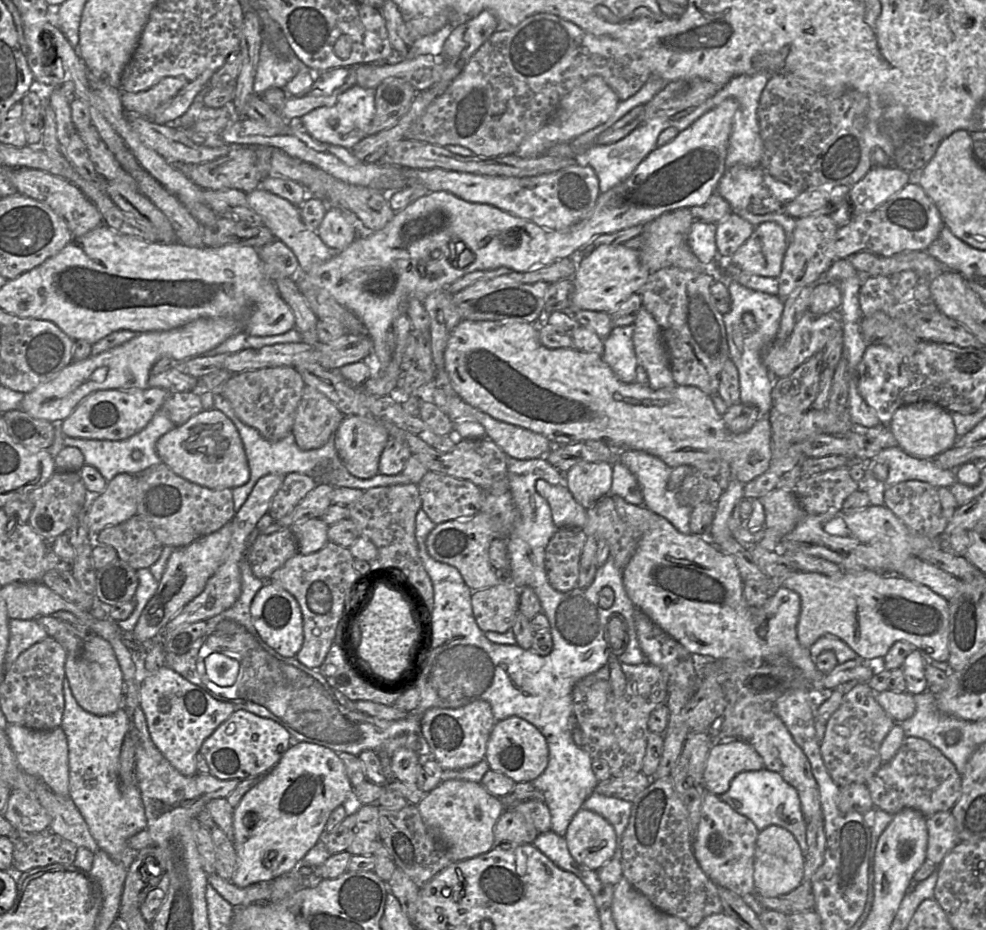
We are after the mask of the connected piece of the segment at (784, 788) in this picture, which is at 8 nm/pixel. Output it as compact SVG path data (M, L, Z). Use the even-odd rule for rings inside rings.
M766 768L741 772L732 779L729 789L719 797L735 811L749 818L758 831L770 825L788 830L798 842L802 854L807 854L806 821L798 793L779 773Z

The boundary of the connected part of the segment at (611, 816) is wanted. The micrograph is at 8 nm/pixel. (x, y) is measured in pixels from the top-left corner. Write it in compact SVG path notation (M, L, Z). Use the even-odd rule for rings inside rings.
M593 792L584 801L582 808L599 814L613 826L616 833L616 850L613 859L621 861L622 837L630 820L632 803Z

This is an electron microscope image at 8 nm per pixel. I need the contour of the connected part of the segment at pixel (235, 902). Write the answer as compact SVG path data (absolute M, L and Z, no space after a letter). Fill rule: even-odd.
M217 873L208 875L208 882L234 908L270 901L272 893L271 882L259 882L241 888L221 878Z

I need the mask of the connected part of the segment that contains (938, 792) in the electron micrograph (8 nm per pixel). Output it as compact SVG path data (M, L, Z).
M905 736L895 756L883 763L867 781L874 807L895 815L905 808L912 808L925 817L939 811L949 811L961 796L962 777L956 766L930 742Z

